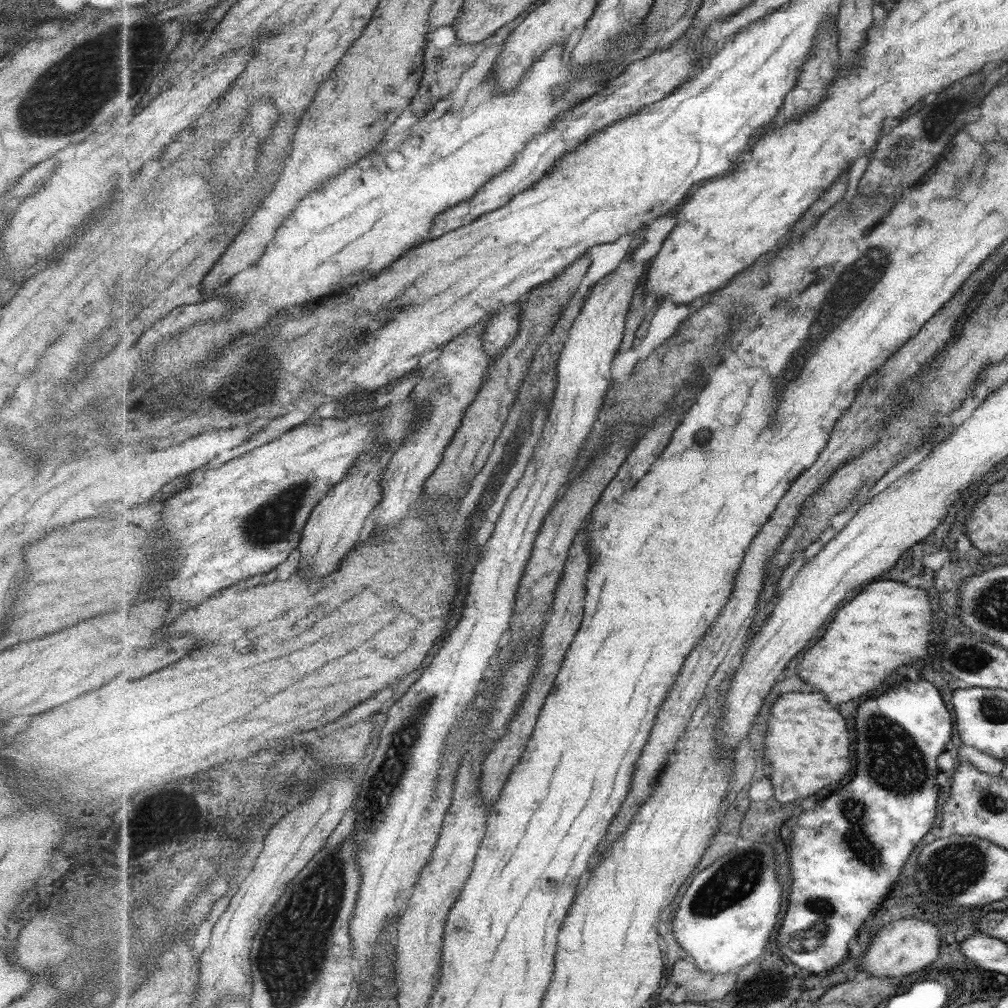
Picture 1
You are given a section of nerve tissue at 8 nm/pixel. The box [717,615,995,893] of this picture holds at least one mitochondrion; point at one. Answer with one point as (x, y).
(900, 769)

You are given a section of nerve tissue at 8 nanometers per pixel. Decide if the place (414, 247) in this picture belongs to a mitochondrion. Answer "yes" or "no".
no

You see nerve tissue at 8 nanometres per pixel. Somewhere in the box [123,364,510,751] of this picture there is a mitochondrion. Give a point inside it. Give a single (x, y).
(271, 524)

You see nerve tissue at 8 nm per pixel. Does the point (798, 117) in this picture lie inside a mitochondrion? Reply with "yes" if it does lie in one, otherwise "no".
no

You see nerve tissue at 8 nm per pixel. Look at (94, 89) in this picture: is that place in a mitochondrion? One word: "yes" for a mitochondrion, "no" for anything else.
yes

